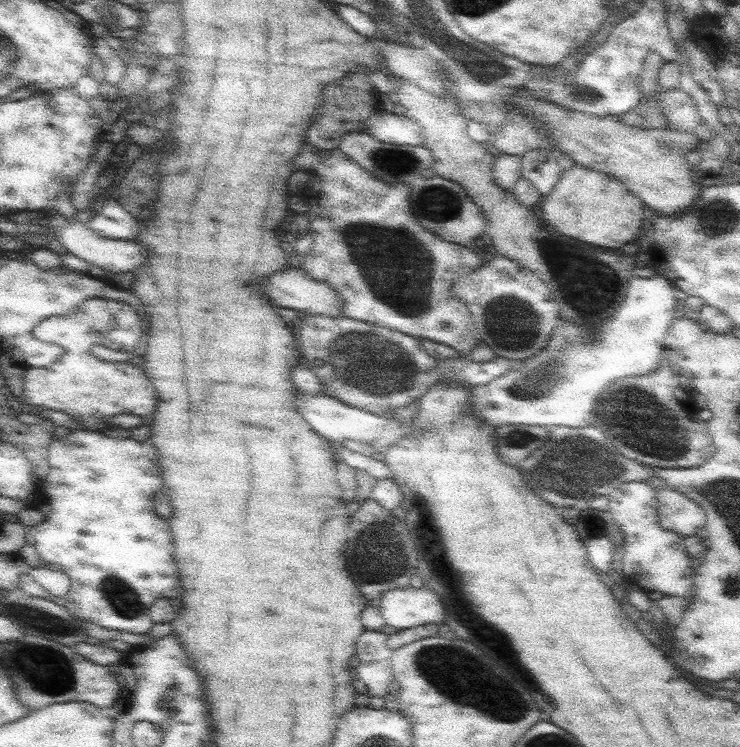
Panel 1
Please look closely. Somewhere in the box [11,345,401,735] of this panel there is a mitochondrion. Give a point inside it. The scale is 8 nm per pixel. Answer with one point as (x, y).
(52, 673)

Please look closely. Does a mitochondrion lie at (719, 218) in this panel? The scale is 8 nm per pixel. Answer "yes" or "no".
yes

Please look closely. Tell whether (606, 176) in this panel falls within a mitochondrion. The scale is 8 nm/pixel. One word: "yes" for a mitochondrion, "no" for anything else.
no

